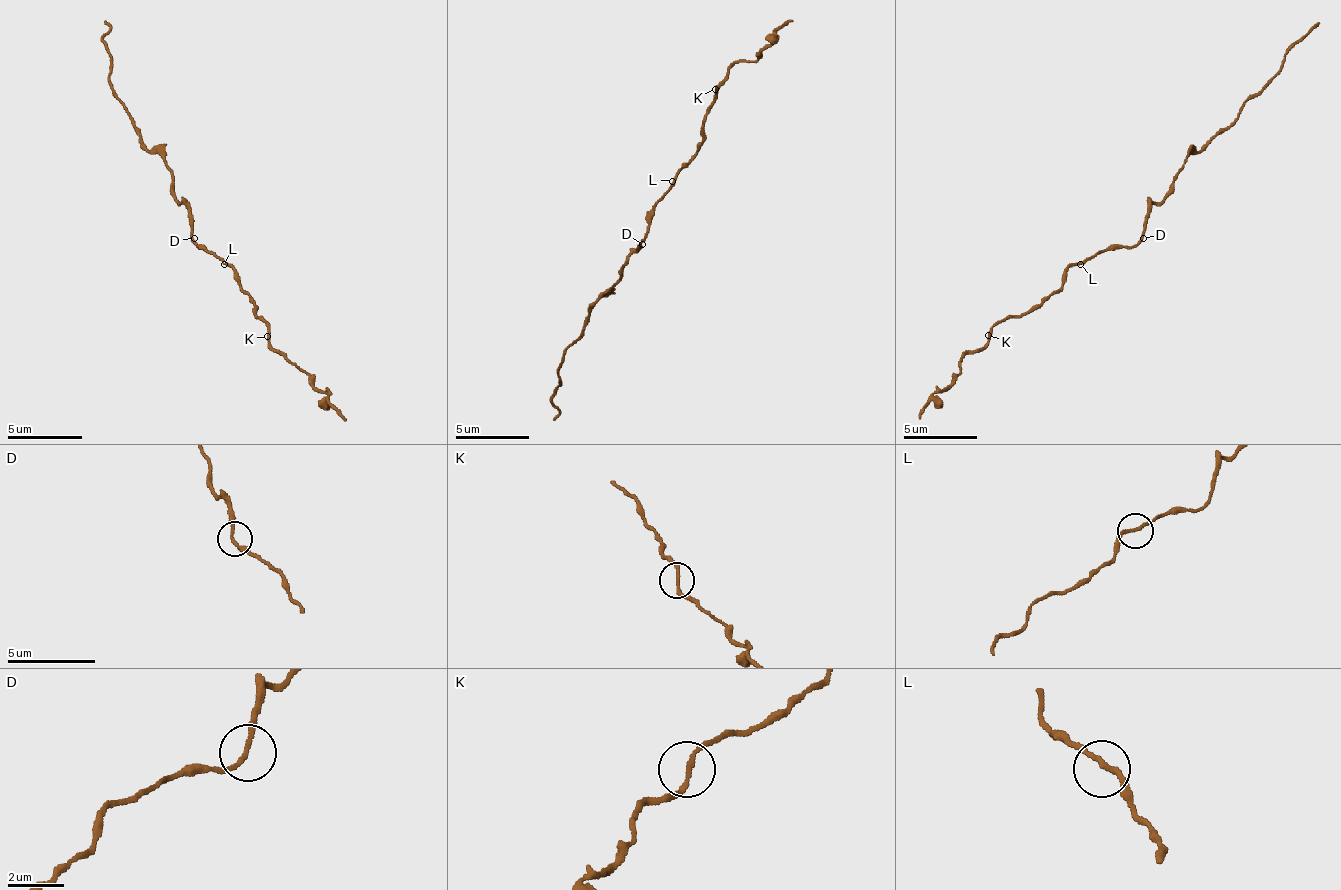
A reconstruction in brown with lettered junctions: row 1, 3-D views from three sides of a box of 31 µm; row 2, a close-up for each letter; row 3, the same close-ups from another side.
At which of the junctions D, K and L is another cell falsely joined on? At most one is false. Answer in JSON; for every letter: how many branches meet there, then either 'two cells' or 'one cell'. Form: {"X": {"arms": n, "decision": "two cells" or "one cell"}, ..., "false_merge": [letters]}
{"D": {"arms": 2, "decision": "one cell"}, "K": {"arms": 2, "decision": "one cell"}, "L": {"arms": 2, "decision": "one cell"}, "false_merge": []}

